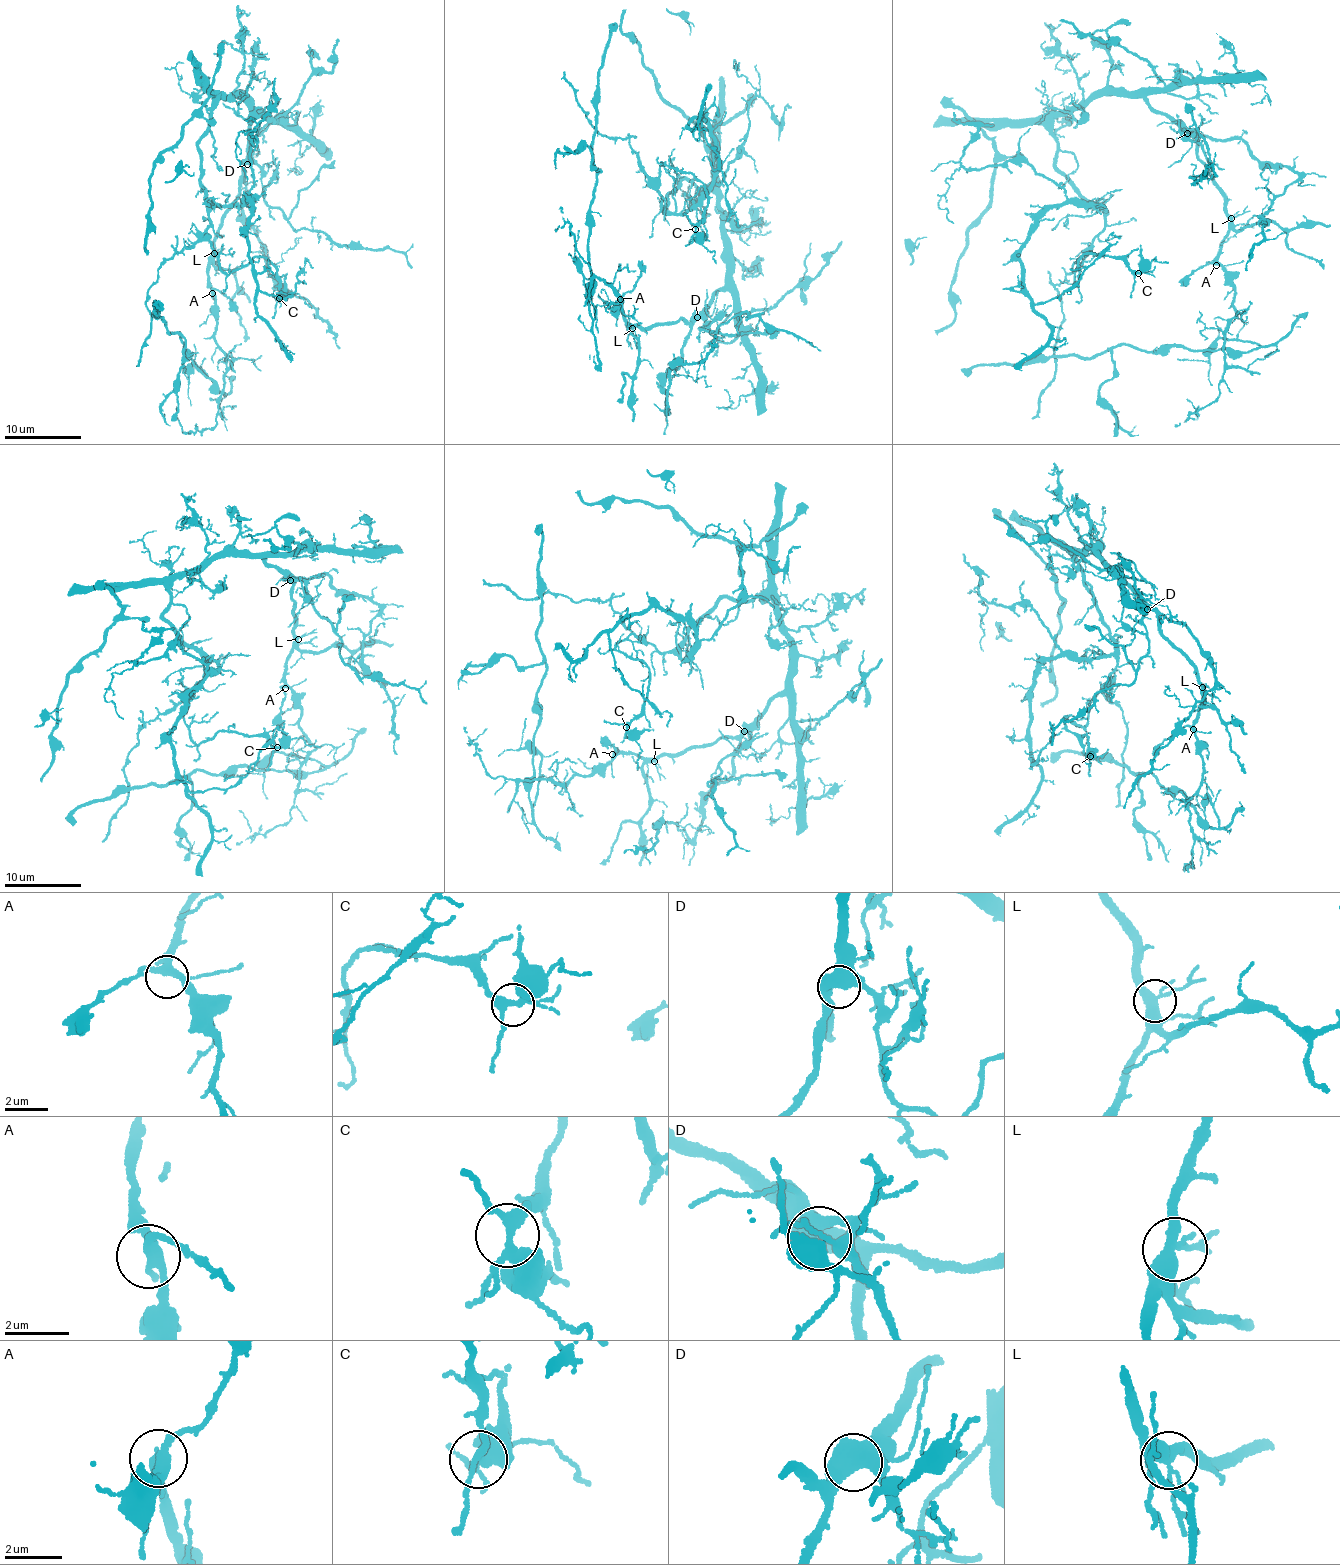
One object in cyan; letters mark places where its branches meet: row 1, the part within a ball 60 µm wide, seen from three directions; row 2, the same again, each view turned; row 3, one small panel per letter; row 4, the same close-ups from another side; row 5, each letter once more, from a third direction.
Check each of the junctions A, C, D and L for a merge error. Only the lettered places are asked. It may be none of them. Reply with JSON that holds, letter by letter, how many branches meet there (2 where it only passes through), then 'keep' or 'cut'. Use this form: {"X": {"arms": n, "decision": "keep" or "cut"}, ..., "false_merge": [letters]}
{"A": {"arms": 5, "decision": "keep"}, "C": {"arms": 4, "decision": "keep"}, "D": {"arms": 3, "decision": "keep"}, "L": {"arms": 5, "decision": "keep"}, "false_merge": []}

